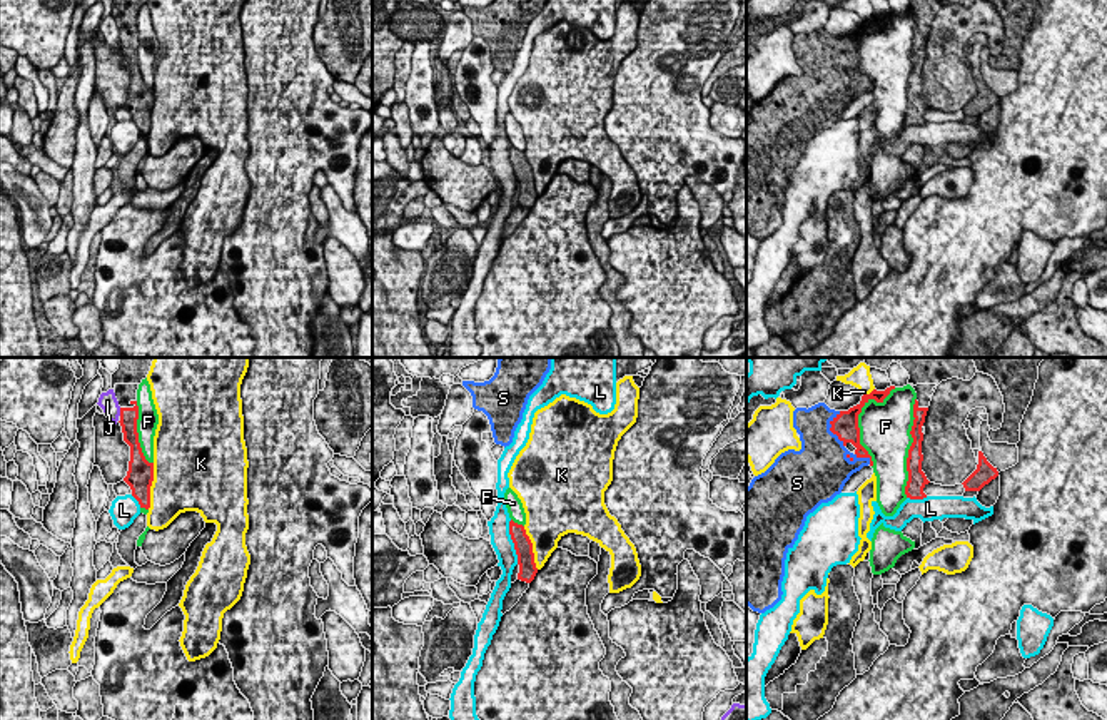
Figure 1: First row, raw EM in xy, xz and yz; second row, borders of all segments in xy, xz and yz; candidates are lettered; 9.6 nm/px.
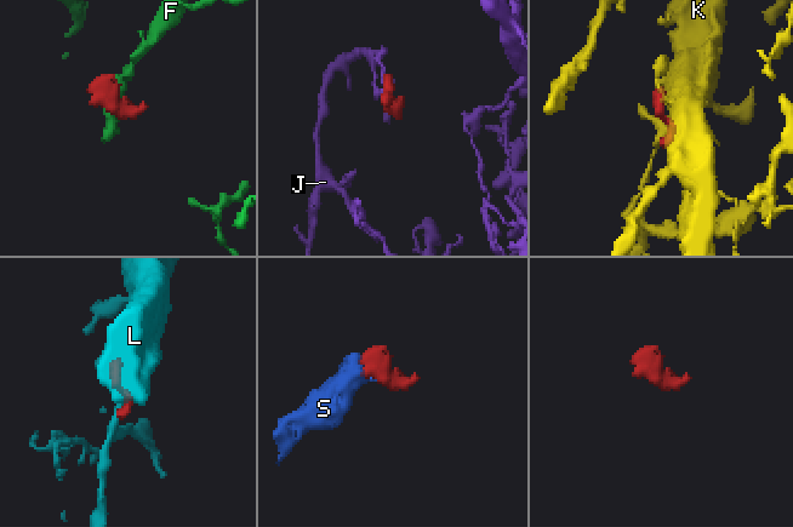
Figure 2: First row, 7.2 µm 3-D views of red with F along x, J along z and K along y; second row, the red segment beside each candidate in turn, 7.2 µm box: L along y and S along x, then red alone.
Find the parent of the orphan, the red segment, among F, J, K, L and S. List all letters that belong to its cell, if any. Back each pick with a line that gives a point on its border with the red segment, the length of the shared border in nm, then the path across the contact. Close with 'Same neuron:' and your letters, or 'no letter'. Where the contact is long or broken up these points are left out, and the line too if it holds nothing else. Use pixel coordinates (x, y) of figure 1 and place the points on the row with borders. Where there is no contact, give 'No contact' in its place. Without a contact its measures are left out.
S: Touches red at yz (830, 430). Shared border 360 nm
Same neuron: S

